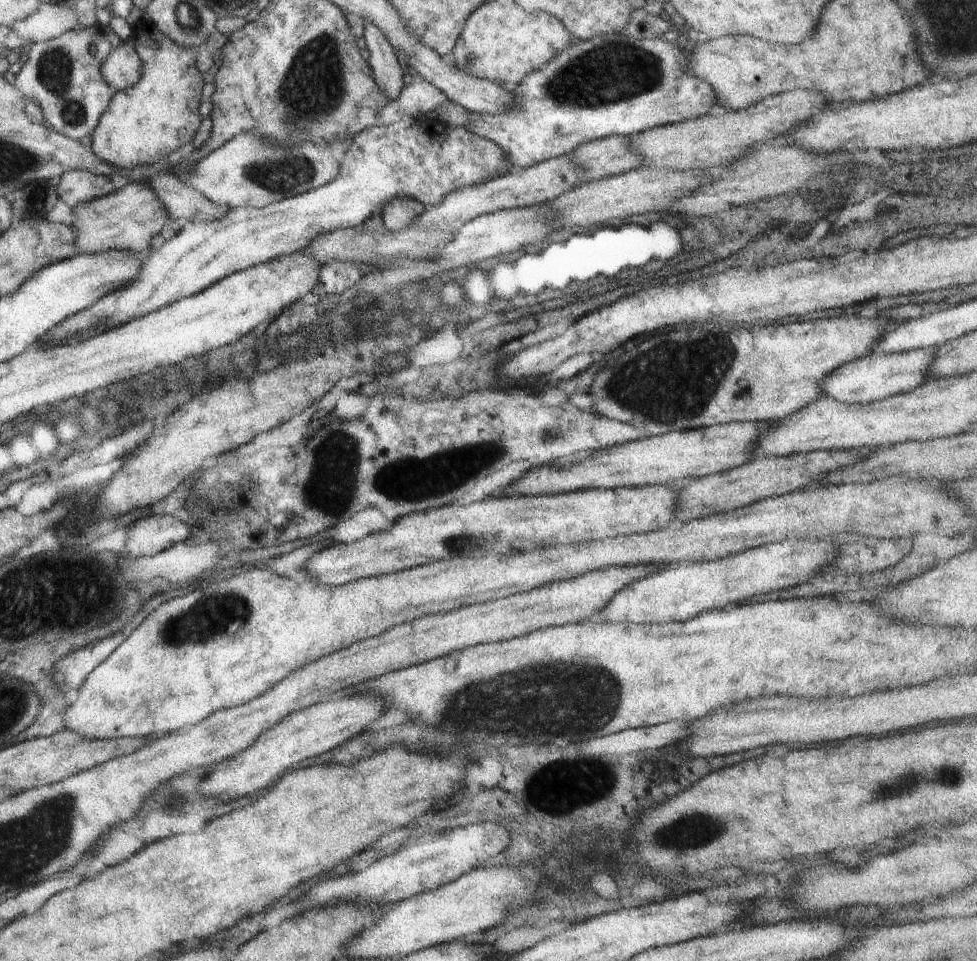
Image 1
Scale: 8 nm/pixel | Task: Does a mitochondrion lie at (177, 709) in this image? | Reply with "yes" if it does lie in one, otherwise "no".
no

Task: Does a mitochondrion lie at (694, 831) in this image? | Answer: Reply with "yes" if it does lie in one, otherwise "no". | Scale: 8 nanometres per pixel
yes

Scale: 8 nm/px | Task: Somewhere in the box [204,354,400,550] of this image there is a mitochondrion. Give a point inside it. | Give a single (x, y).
(337, 459)

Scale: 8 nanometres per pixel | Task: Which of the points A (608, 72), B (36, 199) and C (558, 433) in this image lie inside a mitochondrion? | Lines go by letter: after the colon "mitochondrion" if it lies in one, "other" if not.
A: mitochondrion
B: mitochondrion
C: mitochondrion

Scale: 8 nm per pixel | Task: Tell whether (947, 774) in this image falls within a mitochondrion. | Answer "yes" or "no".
yes

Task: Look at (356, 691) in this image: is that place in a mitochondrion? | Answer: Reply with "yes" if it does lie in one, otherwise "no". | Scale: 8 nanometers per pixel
no

